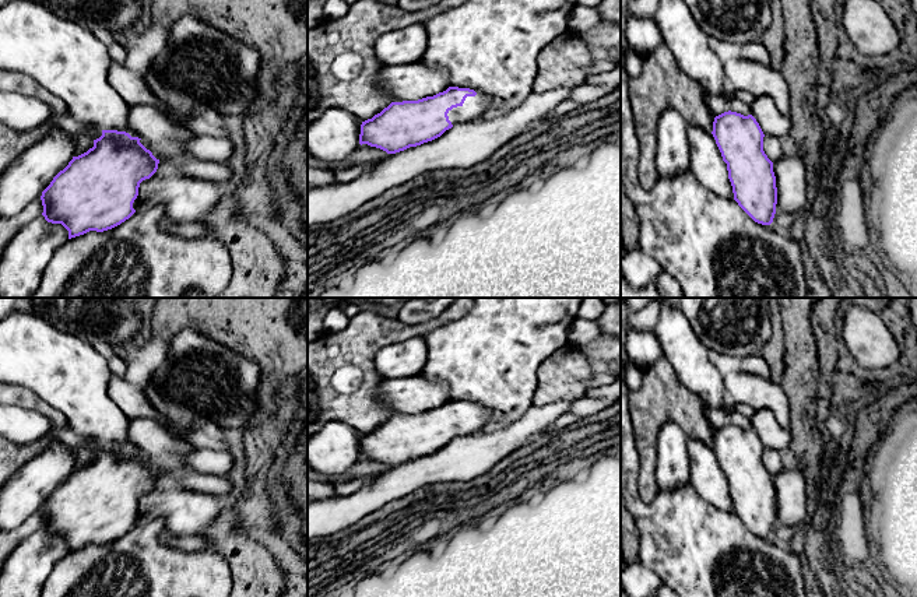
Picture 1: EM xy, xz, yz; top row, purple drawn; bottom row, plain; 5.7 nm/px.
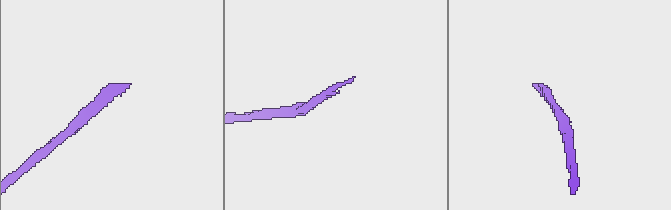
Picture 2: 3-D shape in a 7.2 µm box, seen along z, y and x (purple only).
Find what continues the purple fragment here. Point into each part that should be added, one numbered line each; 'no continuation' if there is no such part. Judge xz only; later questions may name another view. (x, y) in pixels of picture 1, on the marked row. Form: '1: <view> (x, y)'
1: xz (491, 46)

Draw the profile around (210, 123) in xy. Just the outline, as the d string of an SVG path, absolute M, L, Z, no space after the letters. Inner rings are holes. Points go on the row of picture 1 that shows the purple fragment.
M219 112L196 115L186 120L182 127L196 133L197 136L226 138L226 130Z

